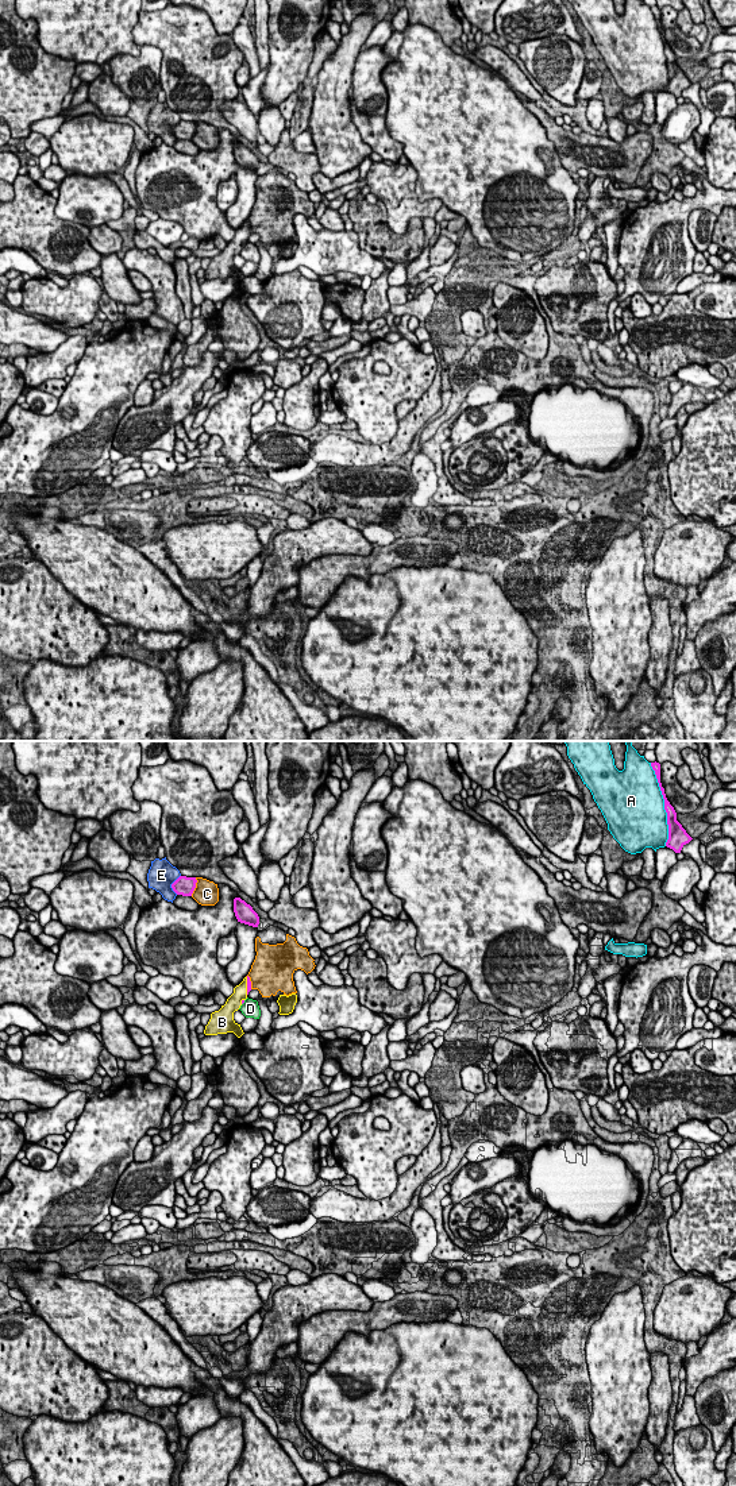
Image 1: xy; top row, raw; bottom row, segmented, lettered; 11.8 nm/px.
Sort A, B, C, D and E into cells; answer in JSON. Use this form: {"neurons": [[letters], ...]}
{"neurons": [["A"], ["B"], ["C"], ["D"], ["E"]]}

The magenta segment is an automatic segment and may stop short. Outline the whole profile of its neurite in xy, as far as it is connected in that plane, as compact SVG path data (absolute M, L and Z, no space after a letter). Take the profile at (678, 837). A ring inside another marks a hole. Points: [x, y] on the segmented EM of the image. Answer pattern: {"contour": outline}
{"contour": "M655 761L655 763L651 763L651 767L655 771L655 775L664 799L664 810L667 813L668 840L666 842L666 846L673 849L675 853L681 853L682 848L686 844L689 844L693 838L686 833L682 825L677 821L677 813L666 798L664 788L662 787L662 783L660 783L660 764Z"}

